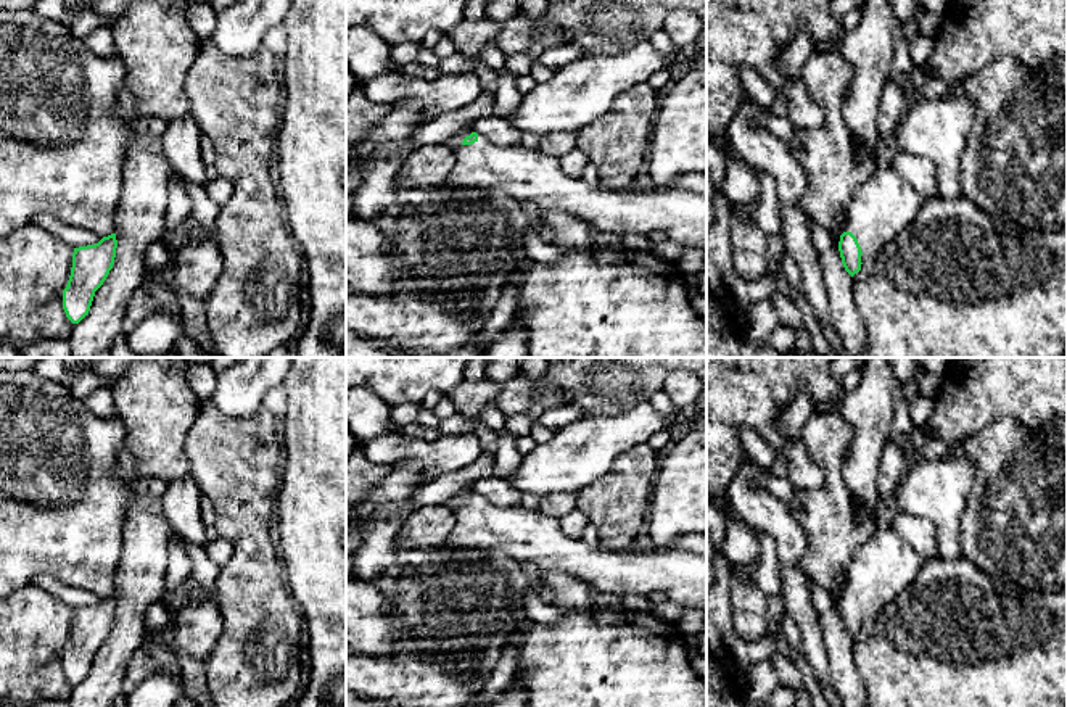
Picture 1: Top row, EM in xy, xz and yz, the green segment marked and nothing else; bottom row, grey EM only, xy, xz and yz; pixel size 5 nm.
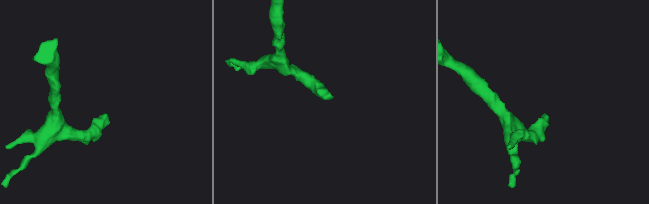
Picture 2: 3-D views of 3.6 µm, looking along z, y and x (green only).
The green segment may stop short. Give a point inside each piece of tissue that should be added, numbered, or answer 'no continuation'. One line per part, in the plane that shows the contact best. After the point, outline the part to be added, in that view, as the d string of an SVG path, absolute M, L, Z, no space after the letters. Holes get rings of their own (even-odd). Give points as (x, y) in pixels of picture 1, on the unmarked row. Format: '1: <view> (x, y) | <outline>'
1: yz (885, 566) | M890 525L879 530L855 552L843 593L851 593L861 607L861 623L874 622L887 604L906 591L925 560Z

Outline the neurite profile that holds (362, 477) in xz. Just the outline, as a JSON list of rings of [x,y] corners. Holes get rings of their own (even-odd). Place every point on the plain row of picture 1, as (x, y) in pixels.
[[[357,441],[354,453],[346,459],[346,507],[364,504],[391,470],[393,465],[370,462]]]

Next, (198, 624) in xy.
[[[195,591],[175,612],[174,639],[192,659],[206,662],[222,633],[222,615],[214,597]]]

